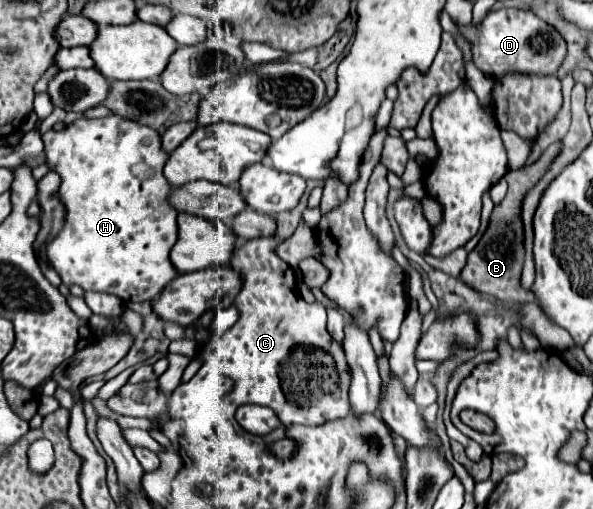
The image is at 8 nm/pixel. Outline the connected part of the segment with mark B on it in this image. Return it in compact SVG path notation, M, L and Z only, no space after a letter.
M560 142L550 144L534 164L508 172L508 194L504 202L494 208L490 228L486 230L474 252L470 252L468 264L460 274L462 282L468 284L470 288L482 294L490 294L492 298L502 302L514 302L514 304L534 302L534 294L530 294L530 290L524 290L520 286L520 270L524 262L524 244L522 244L524 236L522 236L522 222L518 222L518 198L522 198L522 194L526 194L526 190L530 190L530 186L534 186L538 178L542 178L542 174L548 170L550 162L554 160L554 154L558 154L558 146Z

